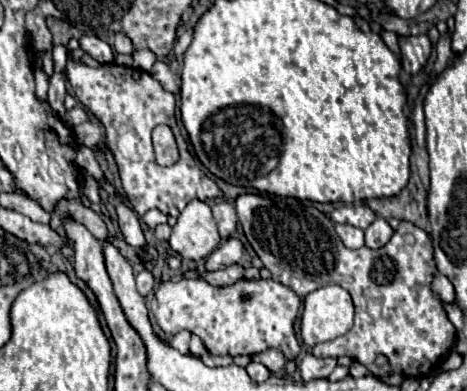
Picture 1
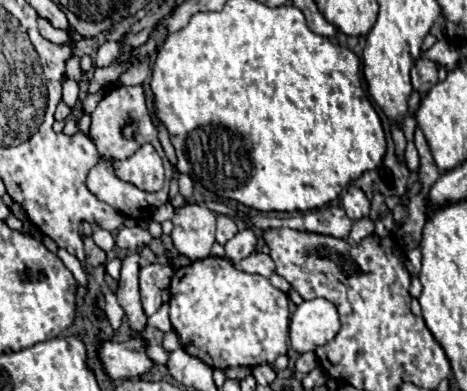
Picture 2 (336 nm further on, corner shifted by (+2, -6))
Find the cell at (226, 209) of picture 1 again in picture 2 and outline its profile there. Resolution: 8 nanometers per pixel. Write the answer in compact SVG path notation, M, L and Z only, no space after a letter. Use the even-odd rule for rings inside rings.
M217 215L216 218L216 242L218 244L226 244L234 234L238 232L236 224L226 215Z

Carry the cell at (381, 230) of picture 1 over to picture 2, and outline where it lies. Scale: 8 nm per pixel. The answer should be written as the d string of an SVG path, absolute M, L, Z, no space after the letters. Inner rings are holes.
M360 218L360 220L356 220L354 224L352 224L352 230L350 230L350 234L348 234L348 242L350 244L358 244L360 240L364 240L368 234L372 234L374 232L374 222L370 220L370 218Z

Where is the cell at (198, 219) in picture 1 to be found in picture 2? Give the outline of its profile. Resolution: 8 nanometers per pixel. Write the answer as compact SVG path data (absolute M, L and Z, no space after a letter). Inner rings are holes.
M184 206L172 218L172 240L180 254L190 260L200 260L210 254L214 244L216 216L204 206Z

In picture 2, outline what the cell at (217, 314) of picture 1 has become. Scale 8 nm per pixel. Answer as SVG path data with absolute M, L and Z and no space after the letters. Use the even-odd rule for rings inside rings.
M208 256L174 272L170 282L170 322L182 348L212 368L274 364L288 350L288 296L260 274L240 272L226 258Z

